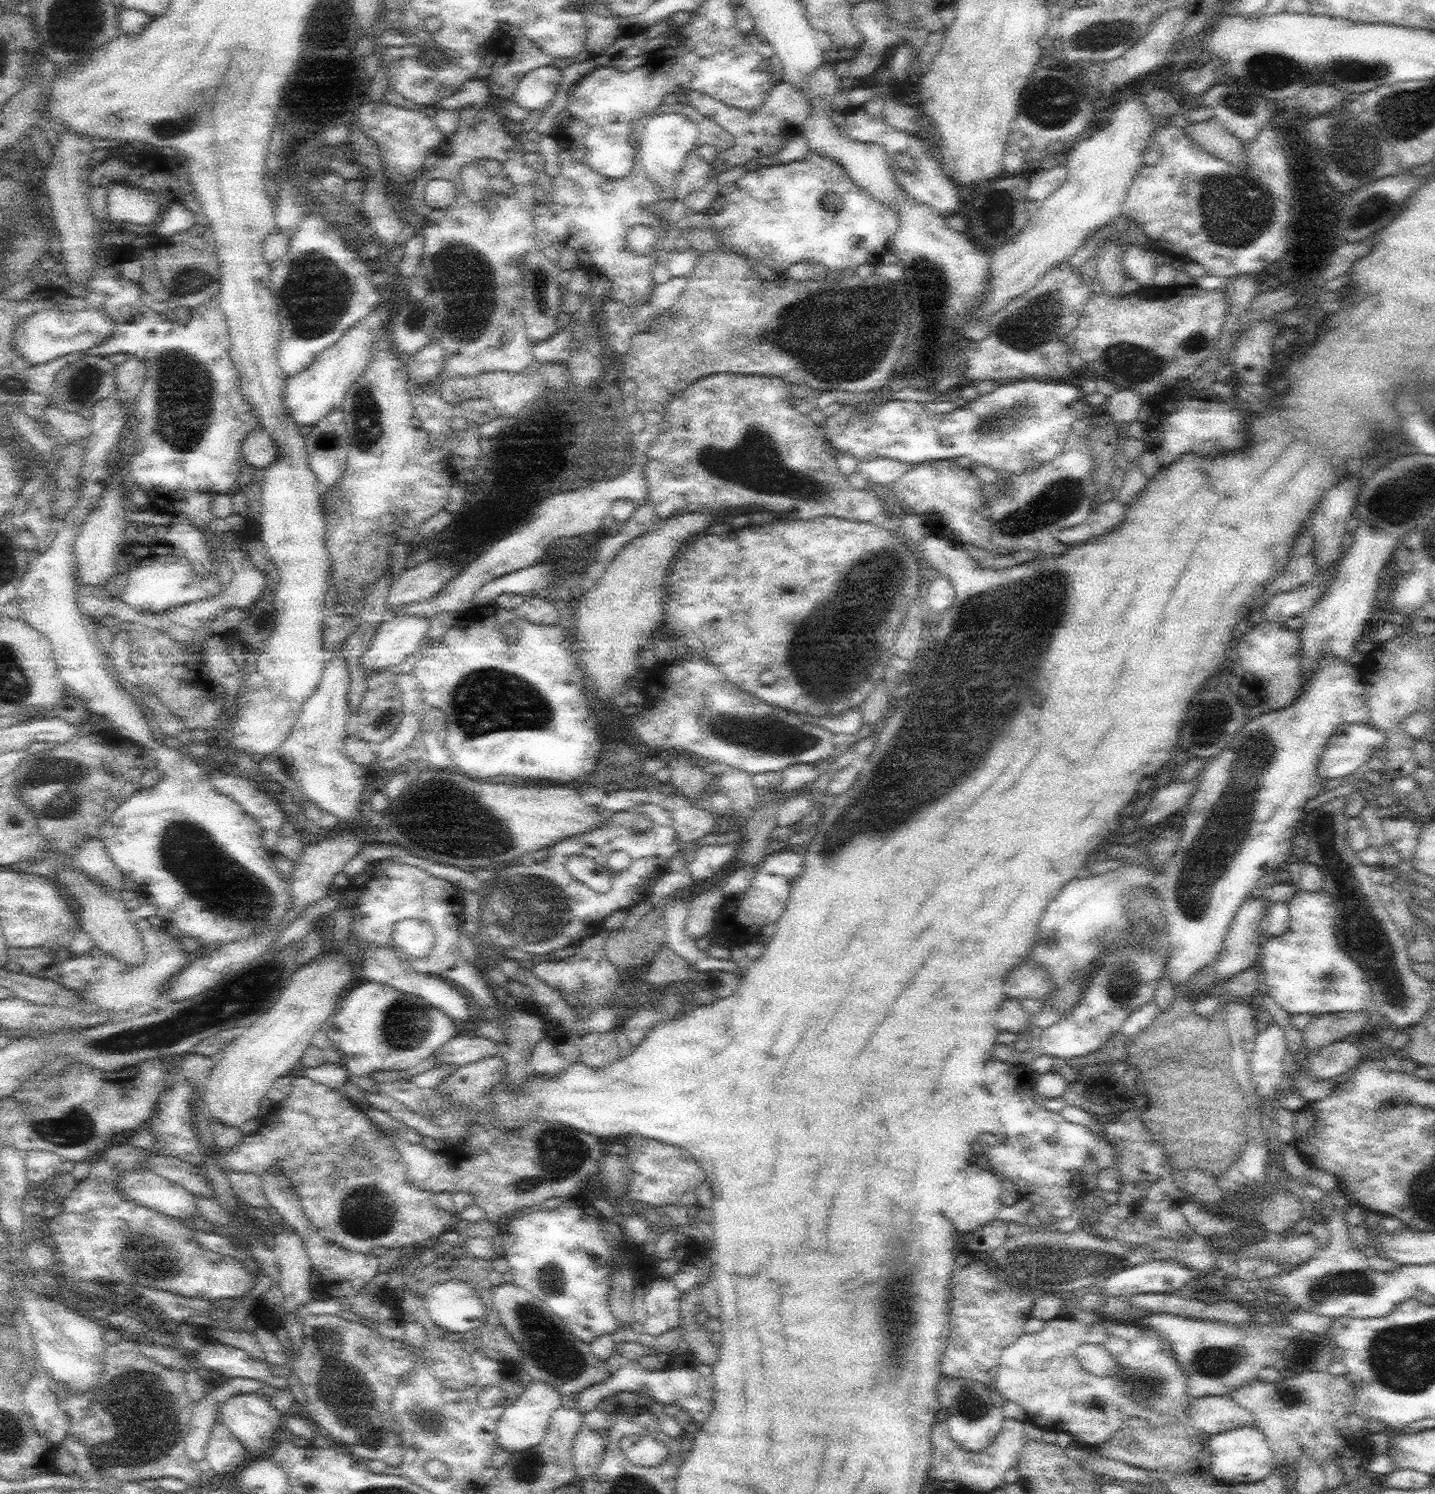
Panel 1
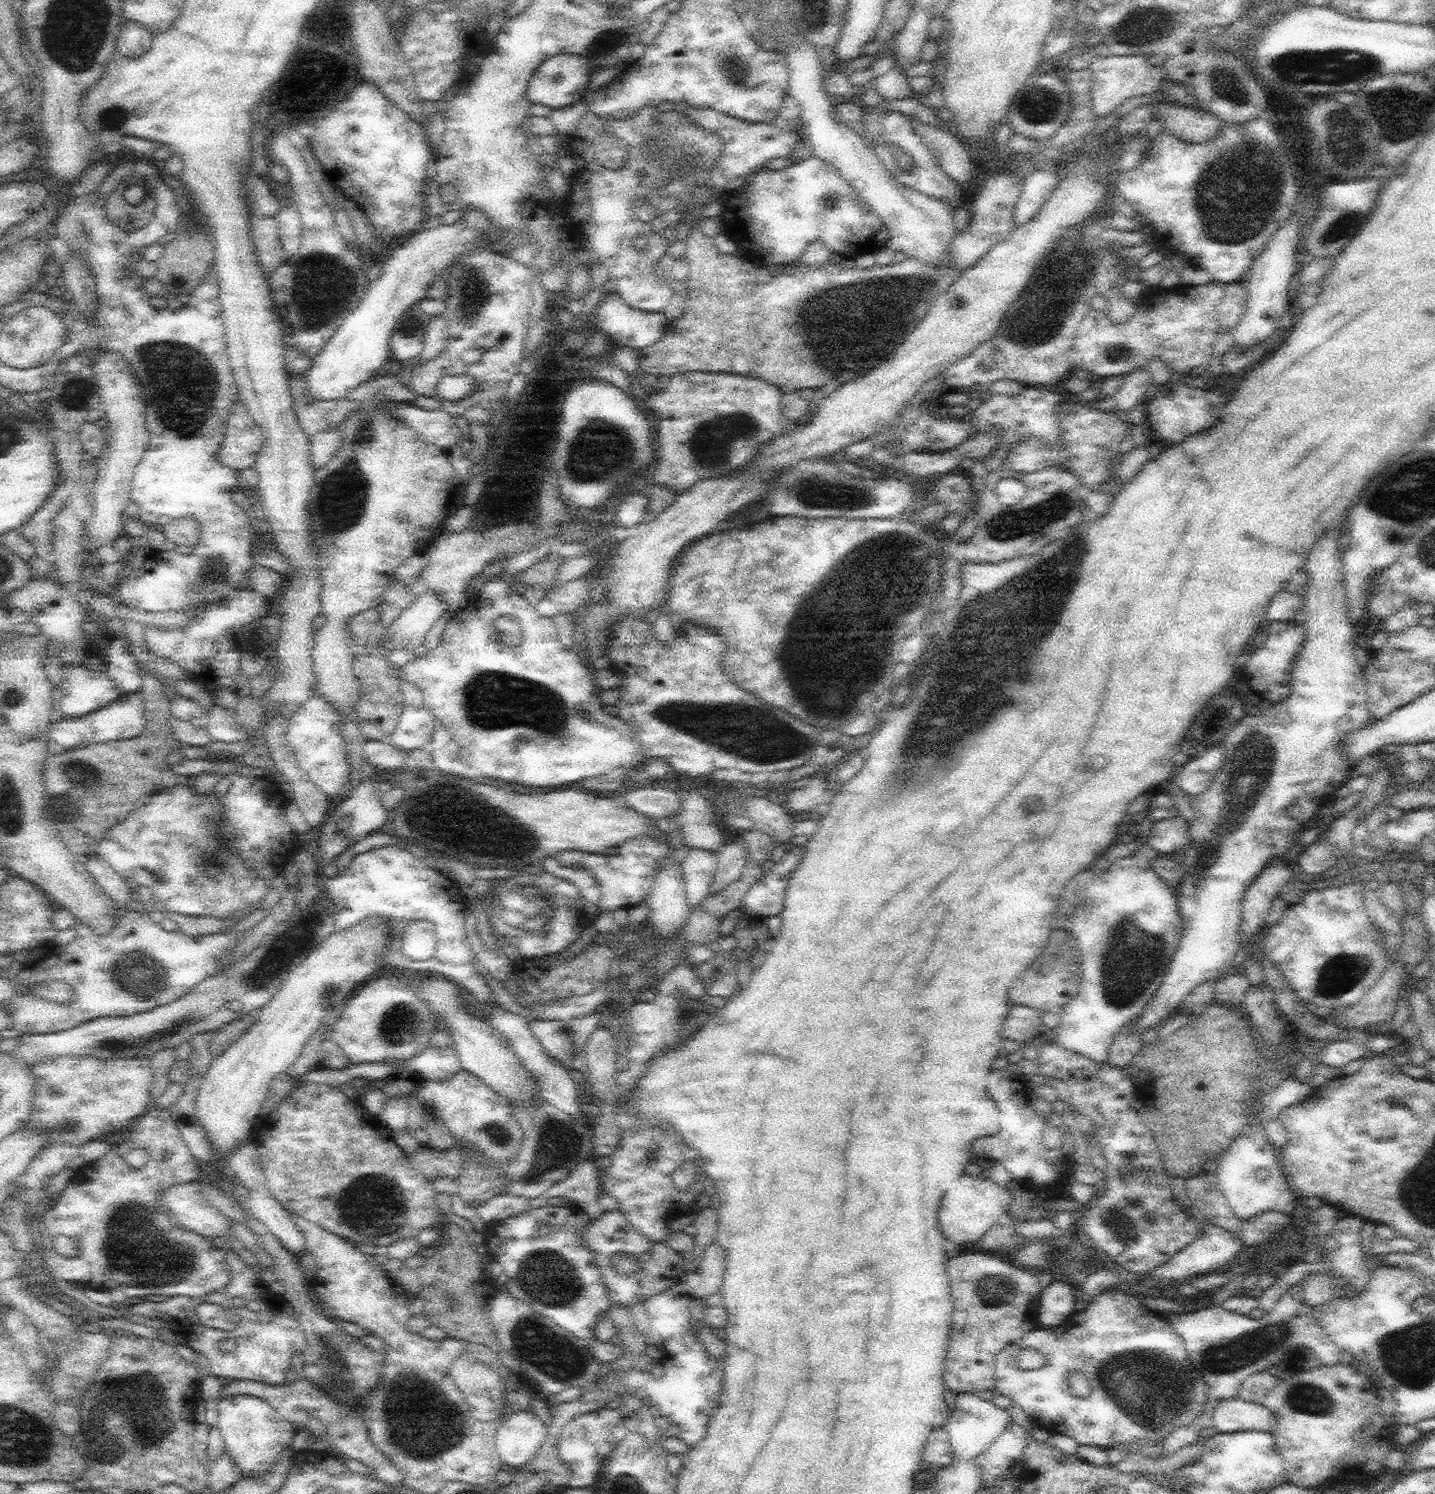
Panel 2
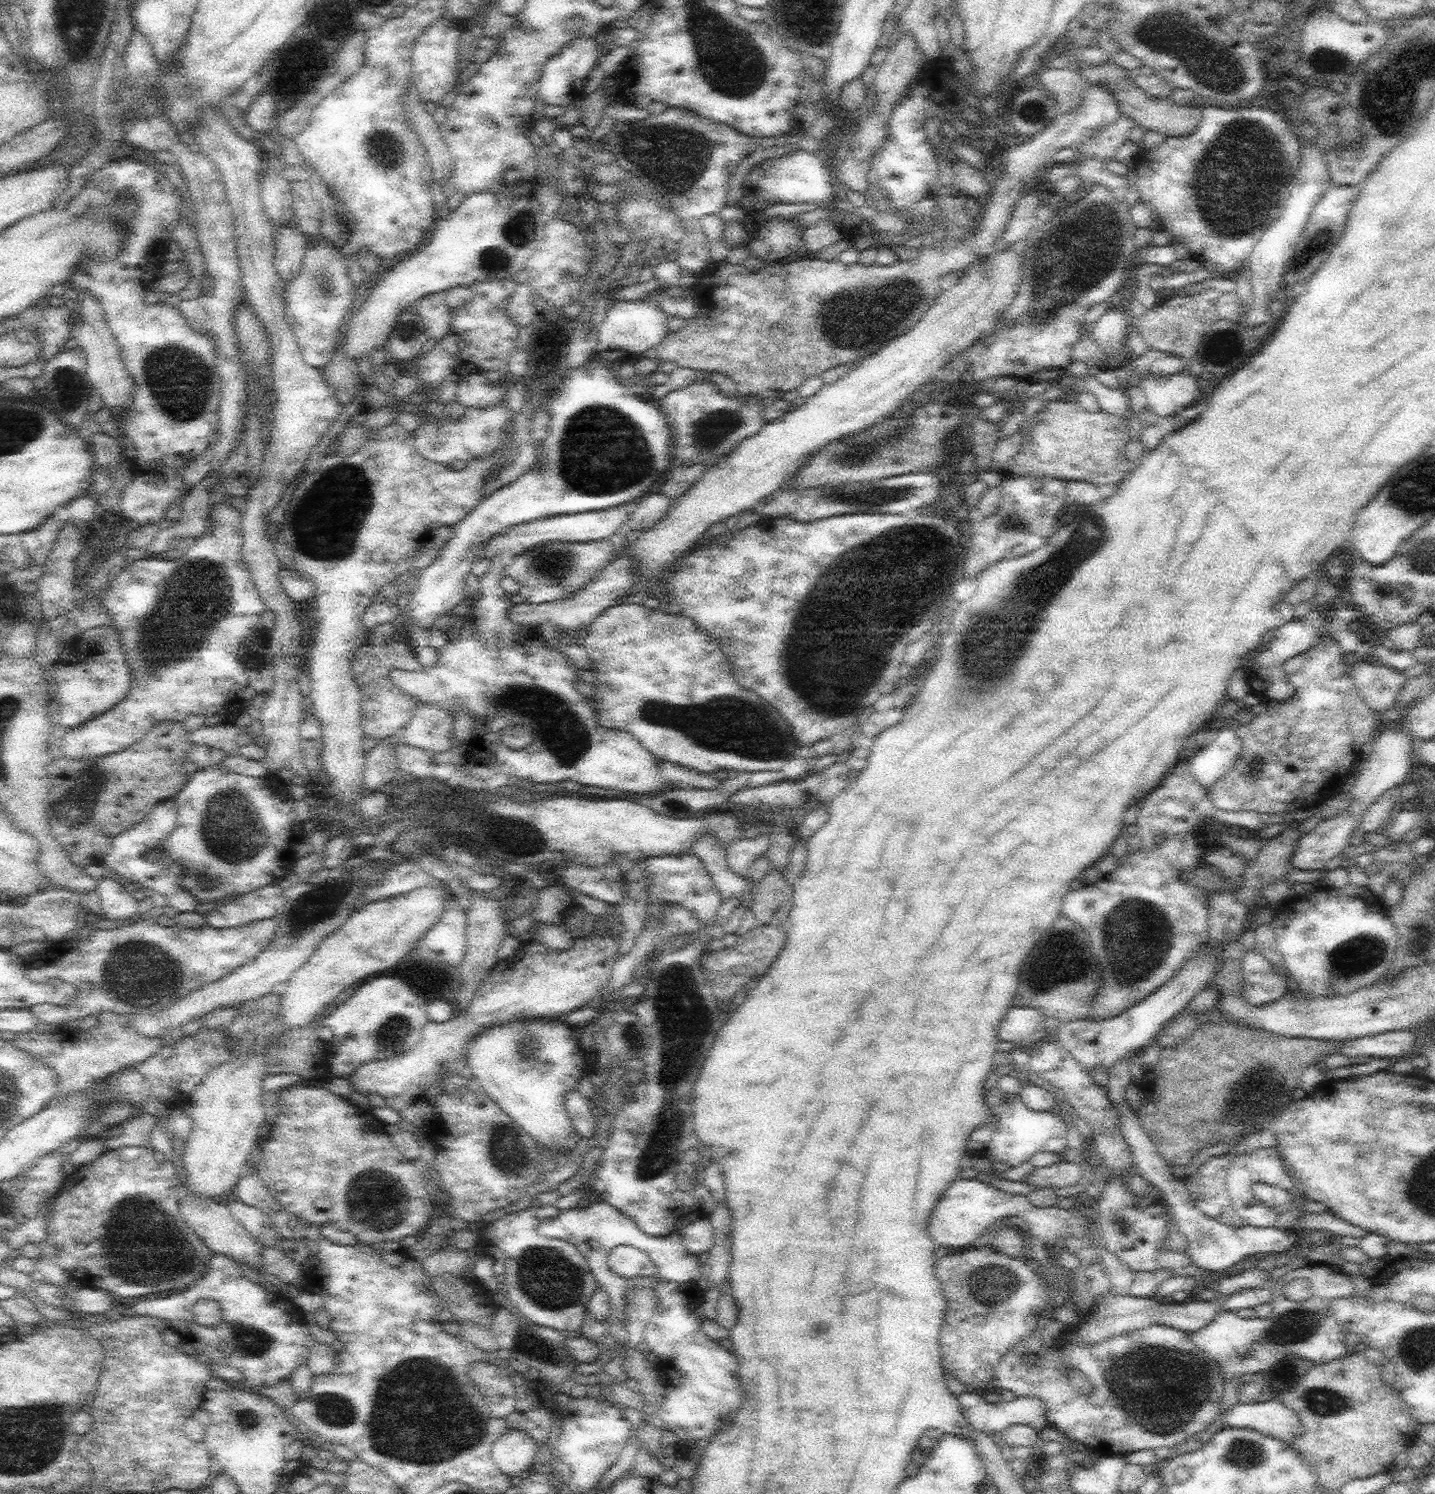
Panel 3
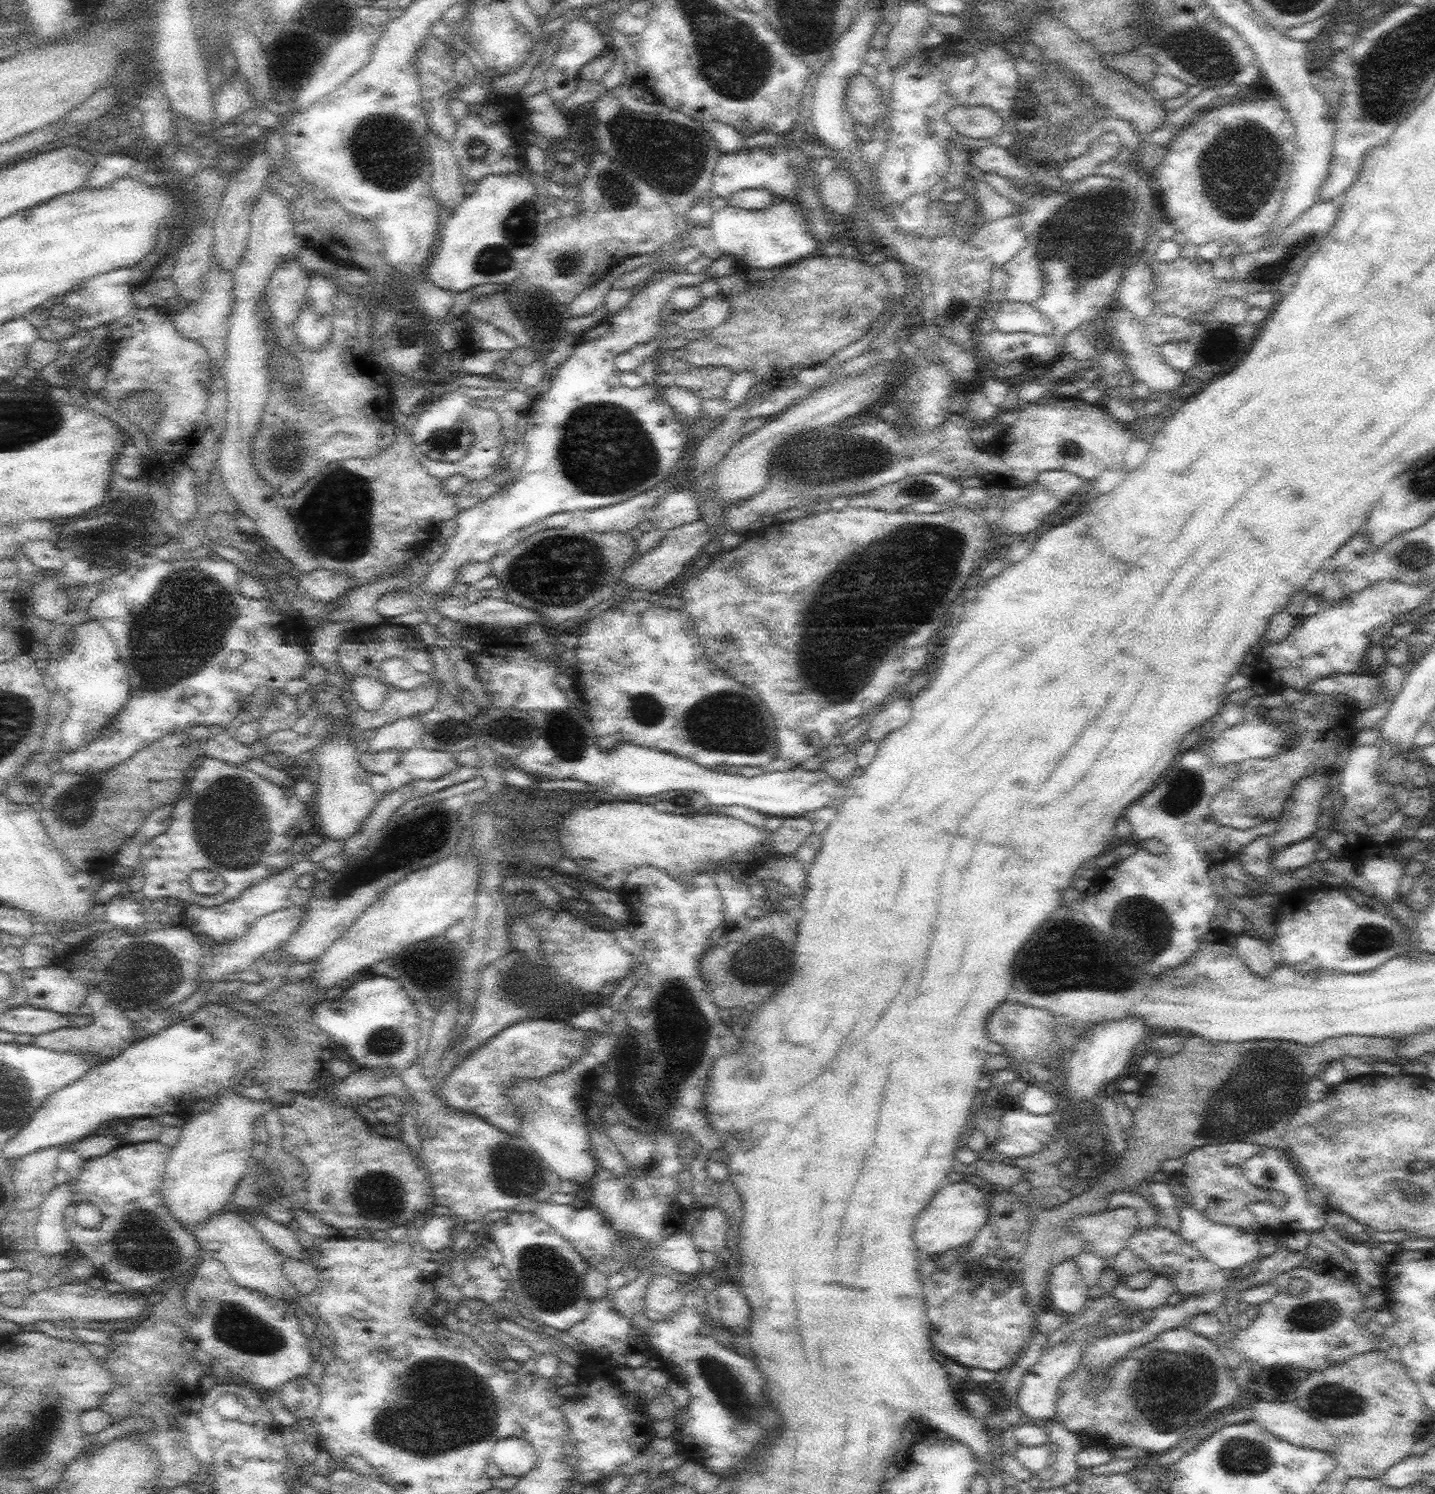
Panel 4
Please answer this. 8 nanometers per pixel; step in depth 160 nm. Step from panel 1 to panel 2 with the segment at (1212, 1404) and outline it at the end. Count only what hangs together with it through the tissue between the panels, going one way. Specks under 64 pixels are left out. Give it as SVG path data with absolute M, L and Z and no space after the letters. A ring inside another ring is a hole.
M1239 1399L1221 1400L1212 1414L1213 1427L1219 1433L1276 1430L1276 1414L1262 1403Z

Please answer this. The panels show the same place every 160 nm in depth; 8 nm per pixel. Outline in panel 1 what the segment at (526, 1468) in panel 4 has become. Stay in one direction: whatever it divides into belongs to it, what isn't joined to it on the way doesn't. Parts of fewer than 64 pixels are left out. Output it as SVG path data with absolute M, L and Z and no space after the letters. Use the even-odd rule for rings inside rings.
M543 1380L532 1381L523 1393L511 1398L502 1413L497 1426L497 1441L506 1452L532 1450L544 1440L554 1411L562 1405L563 1396L559 1388L546 1384Z

